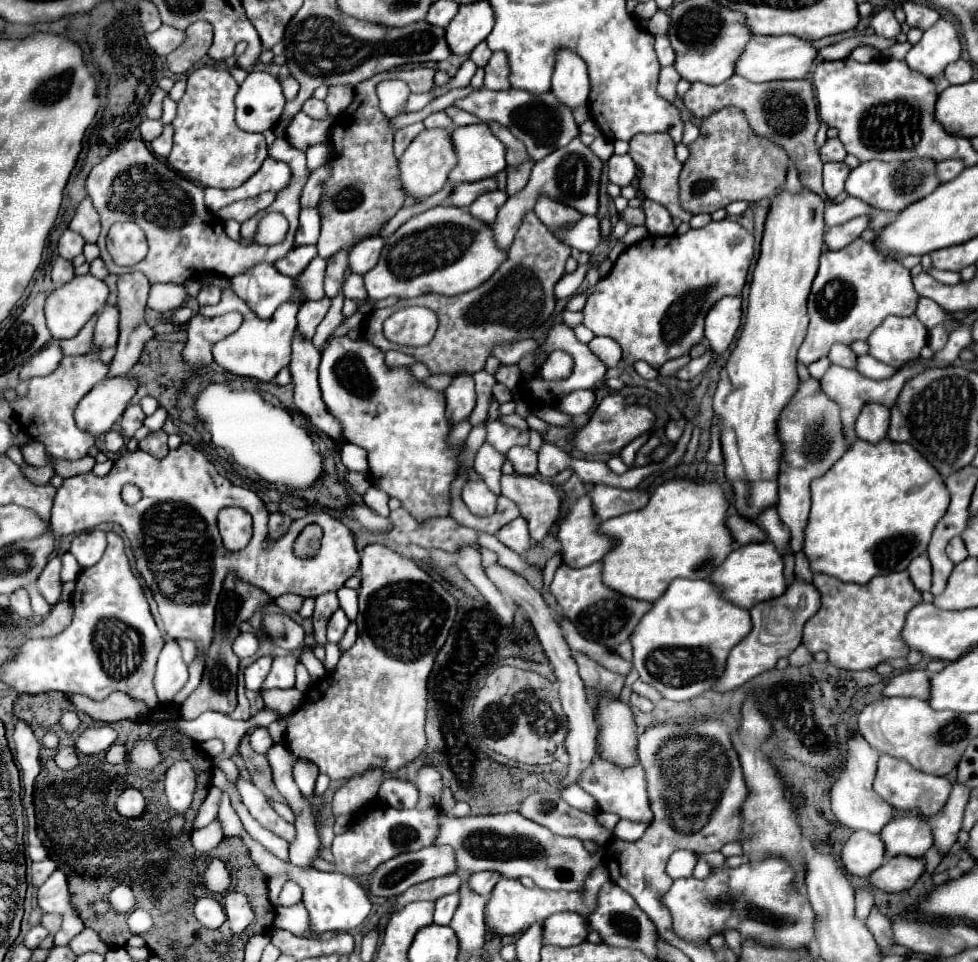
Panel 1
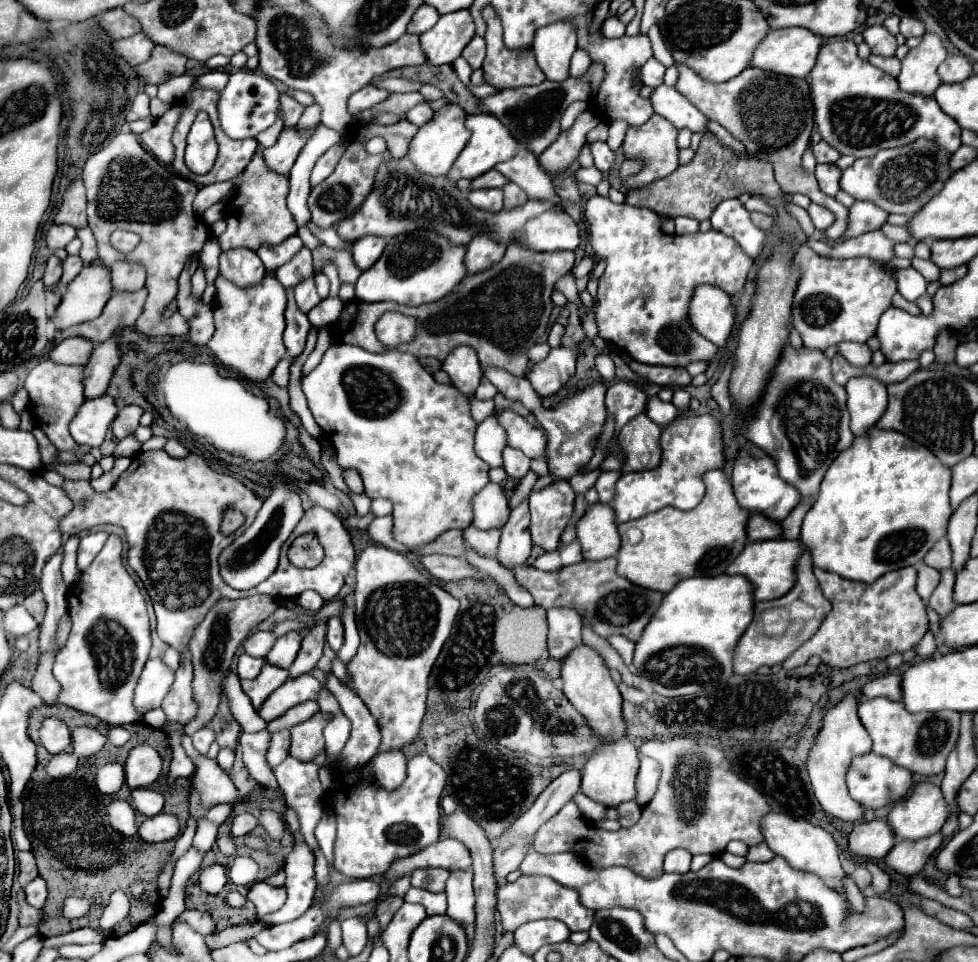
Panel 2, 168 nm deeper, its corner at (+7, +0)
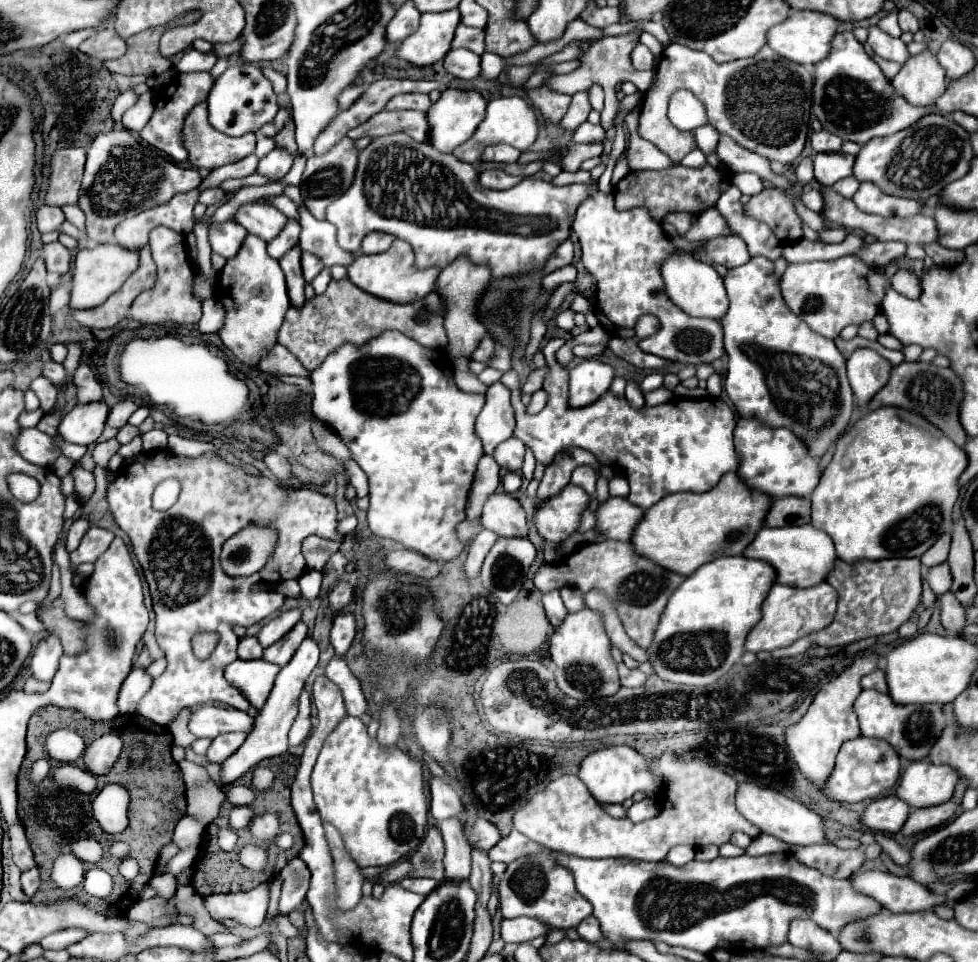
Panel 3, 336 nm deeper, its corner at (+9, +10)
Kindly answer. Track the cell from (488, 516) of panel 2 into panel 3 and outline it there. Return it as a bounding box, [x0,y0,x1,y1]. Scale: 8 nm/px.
[482,494,528,538]

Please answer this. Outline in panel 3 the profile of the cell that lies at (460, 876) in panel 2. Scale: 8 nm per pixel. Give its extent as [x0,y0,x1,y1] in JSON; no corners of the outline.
[440,818,470,880]

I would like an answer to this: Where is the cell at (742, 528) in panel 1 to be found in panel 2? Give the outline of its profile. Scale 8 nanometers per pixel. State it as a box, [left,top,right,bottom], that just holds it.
[746,514,780,540]

